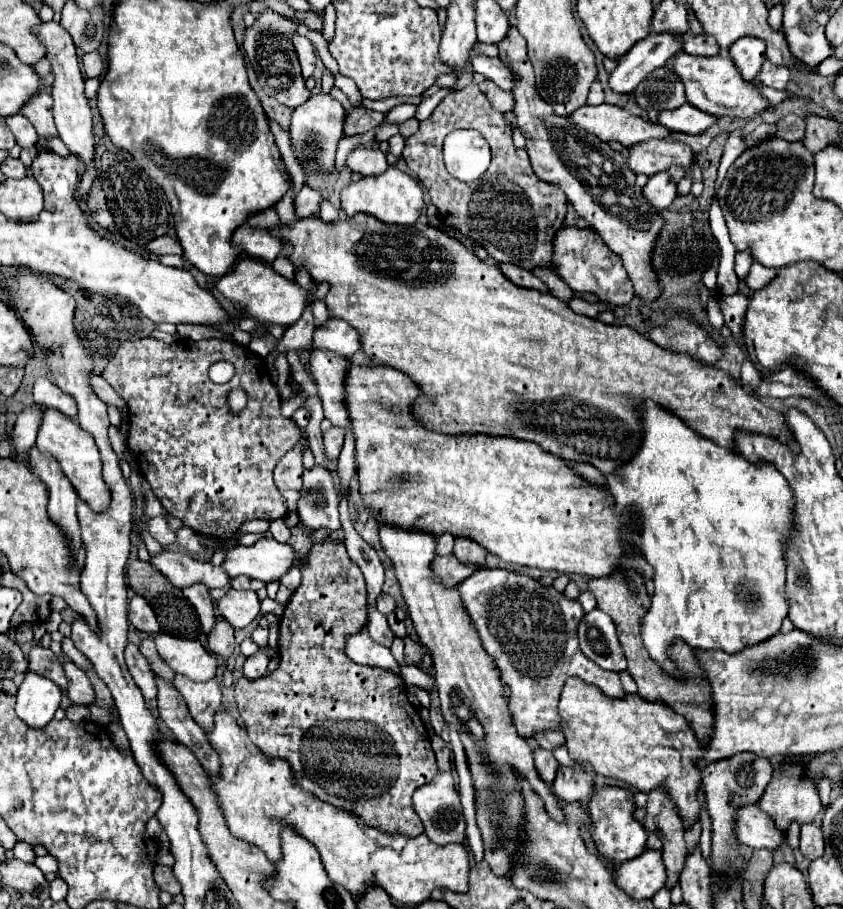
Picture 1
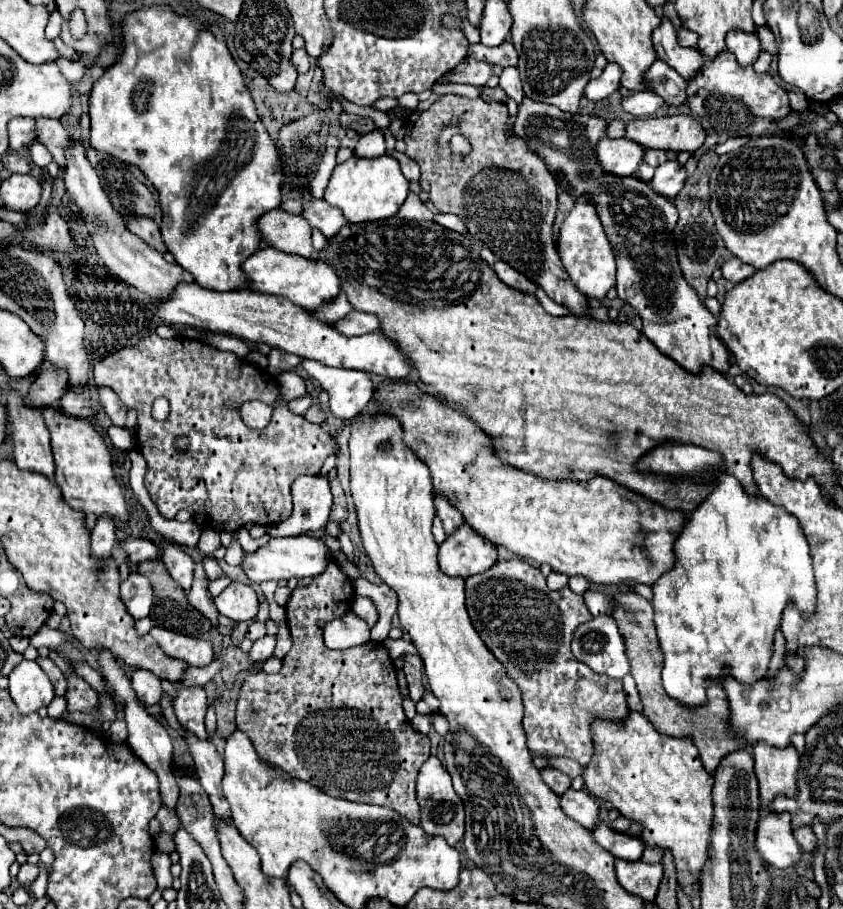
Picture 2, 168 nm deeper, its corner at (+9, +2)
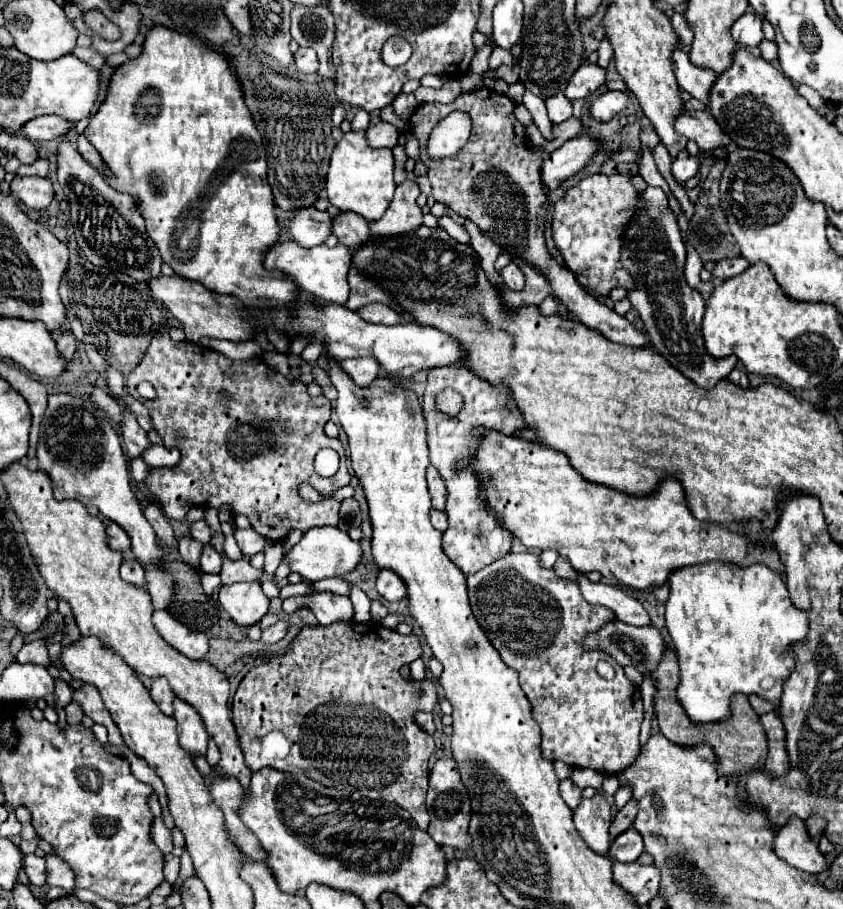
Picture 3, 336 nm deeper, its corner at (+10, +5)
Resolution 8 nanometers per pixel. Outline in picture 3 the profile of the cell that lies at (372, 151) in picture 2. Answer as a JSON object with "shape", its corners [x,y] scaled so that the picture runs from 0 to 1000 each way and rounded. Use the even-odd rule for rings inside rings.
{"shape":[[[446,135],[446,138],[439,138],[434,142],[434,153],[437,153],[437,160],[441,164],[451,164],[451,162],[460,162],[465,164],[472,155],[472,144],[467,138],[463,135]]]}

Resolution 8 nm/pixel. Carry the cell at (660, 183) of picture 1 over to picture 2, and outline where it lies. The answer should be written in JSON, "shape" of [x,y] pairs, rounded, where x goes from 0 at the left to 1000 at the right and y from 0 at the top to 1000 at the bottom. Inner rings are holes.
{"shape":[[[791,176],[777,185],[777,194],[770,205],[789,218],[801,218],[815,198],[813,185],[803,176]]]}

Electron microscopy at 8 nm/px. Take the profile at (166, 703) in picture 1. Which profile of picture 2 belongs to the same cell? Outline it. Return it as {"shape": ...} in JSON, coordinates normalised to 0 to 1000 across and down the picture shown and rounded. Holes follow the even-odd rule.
{"shape":[[[222,807],[219,816],[222,816],[222,821],[224,821],[227,829],[229,829],[229,836],[231,836],[234,858],[243,867],[243,871],[246,871],[246,876],[250,880],[253,893],[262,902],[274,902],[272,882],[267,880],[267,876],[262,871],[262,856],[267,851],[267,840],[262,836],[262,832],[257,829],[253,814],[248,814],[248,812],[236,814],[236,812],[229,812],[227,807]]]}

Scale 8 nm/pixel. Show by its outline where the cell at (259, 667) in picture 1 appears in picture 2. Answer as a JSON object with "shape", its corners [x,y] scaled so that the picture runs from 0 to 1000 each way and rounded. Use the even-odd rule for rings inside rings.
{"shape":[[[312,700],[302,704],[295,722],[300,728],[314,728],[324,719],[324,713],[326,713],[326,700]]]}

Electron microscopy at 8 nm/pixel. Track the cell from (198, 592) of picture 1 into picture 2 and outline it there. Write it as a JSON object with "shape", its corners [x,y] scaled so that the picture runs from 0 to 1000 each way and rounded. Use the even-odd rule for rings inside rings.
{"shape":[[[191,601],[191,616],[198,620],[200,631],[217,645],[219,653],[224,653],[229,640],[229,614],[212,601]]]}

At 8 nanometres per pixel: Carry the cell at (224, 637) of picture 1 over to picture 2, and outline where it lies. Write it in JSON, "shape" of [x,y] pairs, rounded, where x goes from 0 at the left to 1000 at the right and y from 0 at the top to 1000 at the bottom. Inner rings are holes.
{"shape":[[[231,618],[231,627],[229,627],[229,645],[224,649],[224,662],[238,673],[243,675],[253,689],[257,689],[257,669],[253,664],[253,658],[248,653],[248,636],[241,627],[238,618]]]}

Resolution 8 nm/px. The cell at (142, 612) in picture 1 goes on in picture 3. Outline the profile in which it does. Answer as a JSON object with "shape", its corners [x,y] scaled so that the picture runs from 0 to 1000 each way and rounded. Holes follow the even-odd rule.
{"shape":[[[149,615],[142,624],[142,630],[145,630],[145,637],[154,644],[161,644],[166,648],[176,648],[176,639],[173,639],[173,628],[171,624],[161,617],[161,615]]]}

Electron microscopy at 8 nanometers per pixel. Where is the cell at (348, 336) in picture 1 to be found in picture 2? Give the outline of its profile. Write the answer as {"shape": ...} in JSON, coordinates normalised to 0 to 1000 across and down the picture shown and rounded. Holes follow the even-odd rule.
{"shape":[[[416,341],[407,352],[400,354],[400,361],[409,370],[428,370],[428,367],[438,367],[438,365],[452,363],[452,354],[442,345]]]}

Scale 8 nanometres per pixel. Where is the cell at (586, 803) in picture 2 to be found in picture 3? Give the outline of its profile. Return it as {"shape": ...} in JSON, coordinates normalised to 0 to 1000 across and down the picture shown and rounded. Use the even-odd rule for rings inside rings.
{"shape":[[[705,875],[700,879],[690,879],[688,886],[681,890],[681,908],[690,923],[709,938],[721,938],[724,932],[724,910],[726,897],[724,886],[714,875]]]}

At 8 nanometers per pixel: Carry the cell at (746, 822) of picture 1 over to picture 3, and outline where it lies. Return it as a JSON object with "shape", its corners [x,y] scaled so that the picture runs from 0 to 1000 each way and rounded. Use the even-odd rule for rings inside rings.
{"shape":[[[937,899],[932,908],[918,912],[918,938],[942,956],[956,960],[980,958],[980,947],[970,927],[958,921],[956,908],[947,899]]]}

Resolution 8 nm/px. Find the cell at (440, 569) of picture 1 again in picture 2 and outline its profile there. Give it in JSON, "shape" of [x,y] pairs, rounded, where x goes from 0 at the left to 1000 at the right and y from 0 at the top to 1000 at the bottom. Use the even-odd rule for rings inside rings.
{"shape":[[[549,574],[521,601],[521,625],[530,634],[556,636],[580,627],[592,616],[590,601]]]}

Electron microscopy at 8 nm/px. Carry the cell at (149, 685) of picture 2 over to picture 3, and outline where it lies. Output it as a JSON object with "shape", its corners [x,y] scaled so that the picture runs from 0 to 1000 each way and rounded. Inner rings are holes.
{"shape":[[[185,745],[180,749],[180,756],[178,756],[178,765],[180,765],[180,771],[187,776],[187,780],[197,787],[204,787],[204,769],[206,769],[206,762],[199,754],[199,749],[195,745]]]}

